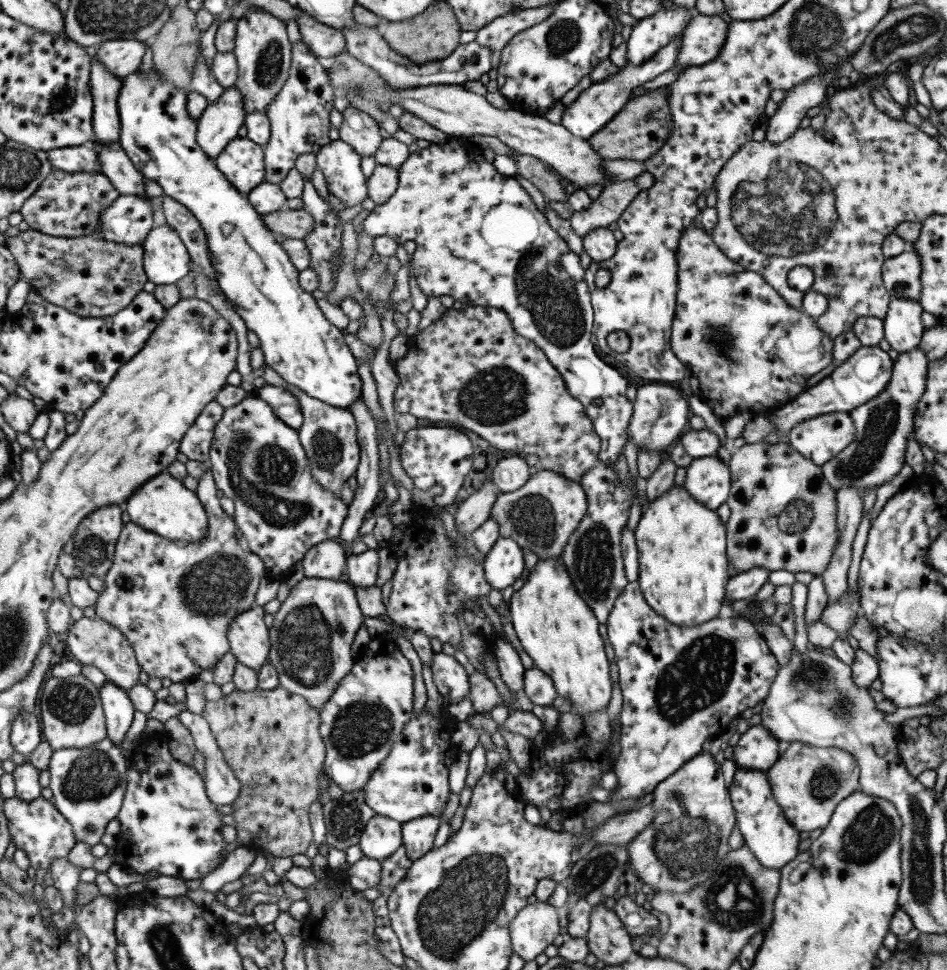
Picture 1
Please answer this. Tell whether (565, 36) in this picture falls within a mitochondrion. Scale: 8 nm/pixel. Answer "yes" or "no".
yes

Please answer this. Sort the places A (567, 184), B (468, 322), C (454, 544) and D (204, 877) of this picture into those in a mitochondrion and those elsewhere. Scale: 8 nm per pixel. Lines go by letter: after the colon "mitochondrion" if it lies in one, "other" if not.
A: other
B: other
C: other
D: other

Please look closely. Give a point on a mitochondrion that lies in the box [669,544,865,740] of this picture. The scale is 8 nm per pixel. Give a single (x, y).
(813, 677)

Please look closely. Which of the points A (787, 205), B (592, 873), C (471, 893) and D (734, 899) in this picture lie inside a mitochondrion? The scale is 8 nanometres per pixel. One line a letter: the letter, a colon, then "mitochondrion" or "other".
A: mitochondrion
B: mitochondrion
C: mitochondrion
D: mitochondrion

